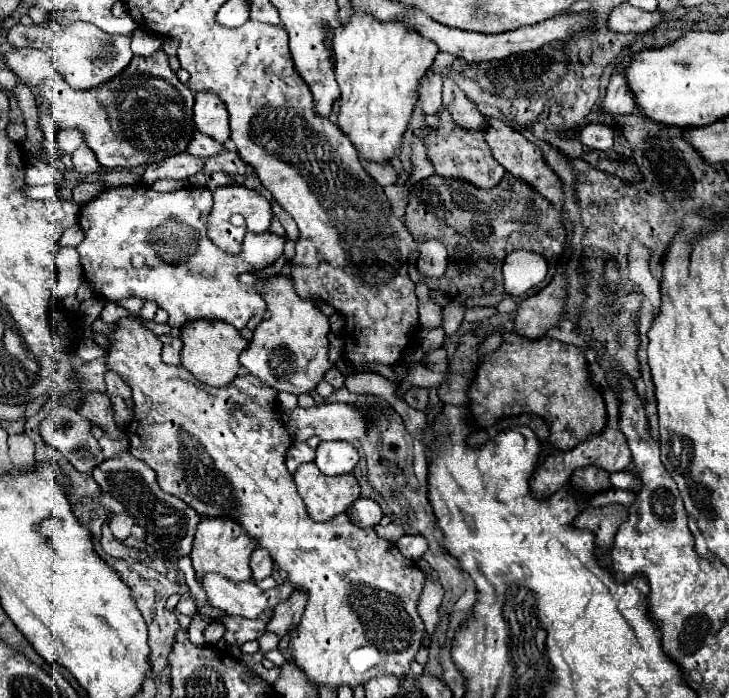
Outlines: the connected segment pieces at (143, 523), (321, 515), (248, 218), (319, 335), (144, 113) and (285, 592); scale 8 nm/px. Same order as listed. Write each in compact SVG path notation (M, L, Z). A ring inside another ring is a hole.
M124 451L120 457L106 459L104 463L100 463L92 471L92 477L98 487L104 493L110 493L116 501L120 501L124 509L134 517L134 521L146 531L146 543L154 555L166 555L174 561L178 561L178 557L182 555L190 555L200 515L184 501L164 493L156 483L154 471L146 463Z
M302 463L294 483L314 521L328 521L344 513L360 497L360 485L354 475L324 475L314 463Z
M226 185L226 187L216 187L212 191L212 197L214 197L214 205L208 215L208 237L222 251L238 255L242 251L242 241L246 233L268 231L270 219L272 219L272 207L270 207L270 201L264 195L260 195L260 191L248 189L244 185ZM232 215L242 215L246 225L232 225L230 223Z
M284 275L266 279L258 291L268 303L270 317L256 327L250 347L240 355L240 365L276 391L294 395L314 391L324 373L332 367L328 361L328 317L316 309L316 299L300 299L294 291L294 283Z
M10 49L4 61L22 83L26 83L28 87L40 85L40 95L44 99L44 105L54 115L60 129L78 127L86 135L86 143L96 153L100 165L104 165L110 171L150 165L150 161L166 159L186 151L190 143L190 137L194 131L194 123L192 123L194 93L184 83L178 81L176 73L168 65L168 55L164 51L158 51L156 55L150 55L144 59L134 57L122 75L90 91L74 91L54 69L46 67L44 53L38 49Z
M276 566L282 583L276 589L262 591L256 583L236 583L224 579L222 575L208 573L204 579L198 579L200 587L206 591L206 597L212 607L222 609L228 615L240 615L248 619L256 619L262 611L274 609L278 603L286 601L294 587L288 581L285 571Z

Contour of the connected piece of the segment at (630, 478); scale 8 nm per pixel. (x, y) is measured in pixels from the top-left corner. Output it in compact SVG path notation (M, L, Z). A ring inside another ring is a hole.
M612 473L610 475L610 483L612 483L612 489L632 489L632 491L638 491L640 487L640 481L638 477L634 477L632 473Z

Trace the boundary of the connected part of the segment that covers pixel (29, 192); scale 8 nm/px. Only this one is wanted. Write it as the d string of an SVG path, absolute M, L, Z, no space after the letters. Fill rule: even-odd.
M26 185L24 187L24 195L28 199L52 199L52 197L56 197L56 193L58 191L54 185L36 185L36 187Z

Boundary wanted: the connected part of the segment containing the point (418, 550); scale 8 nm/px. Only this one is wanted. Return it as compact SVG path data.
M404 535L402 539L396 541L396 547L400 549L400 553L412 561L418 561L422 557L422 553L426 551L426 539L420 535Z

